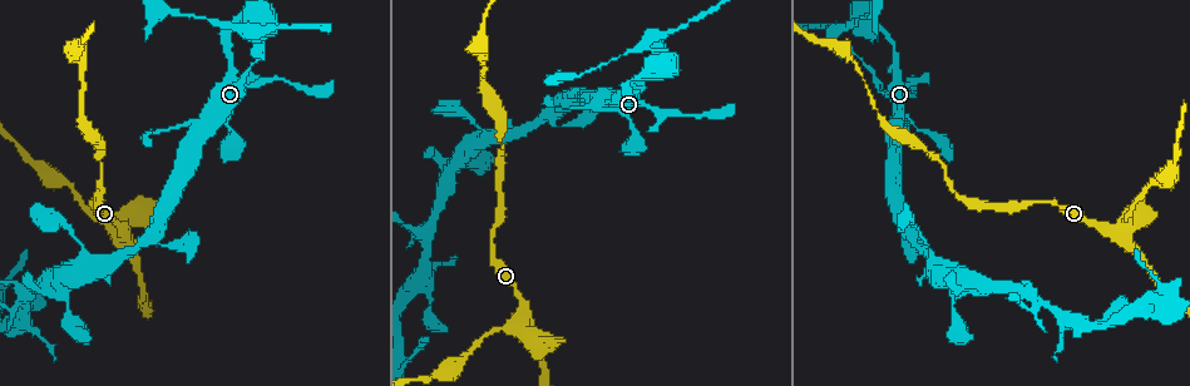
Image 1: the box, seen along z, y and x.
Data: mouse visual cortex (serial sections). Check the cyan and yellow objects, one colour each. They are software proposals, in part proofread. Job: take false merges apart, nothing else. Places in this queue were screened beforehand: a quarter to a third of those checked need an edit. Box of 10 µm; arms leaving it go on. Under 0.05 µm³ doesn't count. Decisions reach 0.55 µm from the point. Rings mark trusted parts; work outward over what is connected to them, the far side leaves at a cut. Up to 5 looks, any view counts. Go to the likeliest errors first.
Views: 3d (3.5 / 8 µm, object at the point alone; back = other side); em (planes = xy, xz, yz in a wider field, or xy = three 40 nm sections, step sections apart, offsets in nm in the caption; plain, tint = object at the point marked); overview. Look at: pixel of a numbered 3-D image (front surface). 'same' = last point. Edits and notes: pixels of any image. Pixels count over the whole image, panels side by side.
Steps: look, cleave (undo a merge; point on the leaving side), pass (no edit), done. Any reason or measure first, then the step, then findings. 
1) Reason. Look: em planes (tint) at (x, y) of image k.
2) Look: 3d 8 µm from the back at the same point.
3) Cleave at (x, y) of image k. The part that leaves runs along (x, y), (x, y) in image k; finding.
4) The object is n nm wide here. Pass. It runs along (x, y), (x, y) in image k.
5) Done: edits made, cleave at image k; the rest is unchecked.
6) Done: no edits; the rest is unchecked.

Small branch off a trunk. Look: 3d 3.5 µm at (843, 30) of image 1.

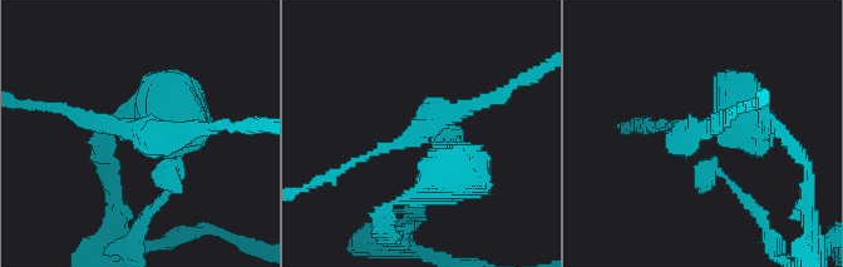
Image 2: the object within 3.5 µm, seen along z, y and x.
3 arms meet here; the arms are 150, 200, 500 nm wide; now the EM. Look: em xy step 5 (tint) at (138, 132) of image 2.

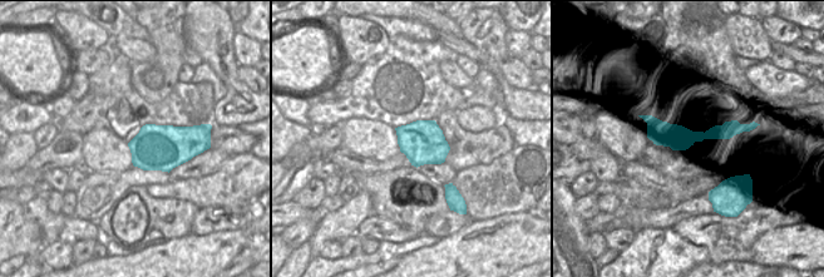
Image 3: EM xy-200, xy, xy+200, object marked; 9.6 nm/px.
Cleave at (462, 108) of image 2. The part that leaves runs along (427, 139), (415, 133), (319, 178) in image 2; a second cell is stuck on.

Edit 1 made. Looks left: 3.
Look: overview.

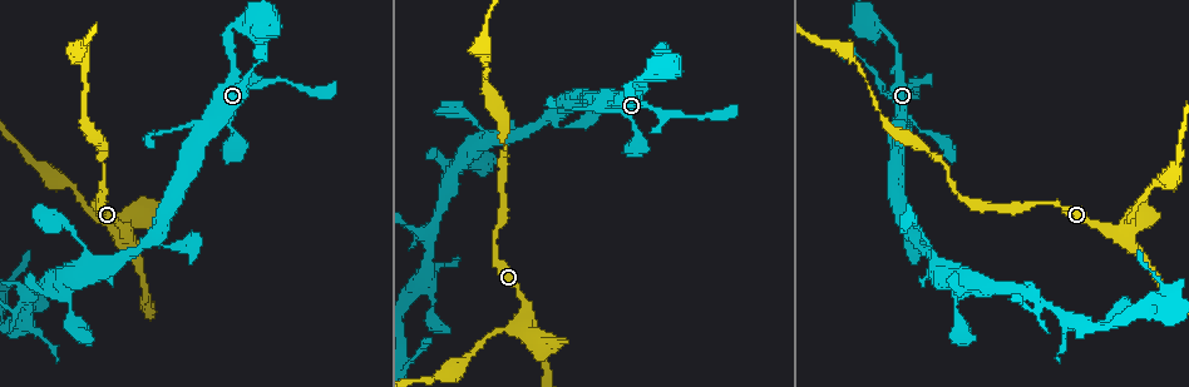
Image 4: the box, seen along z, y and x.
Look: 3d 3.5 µm at (922, 232) of image 4.

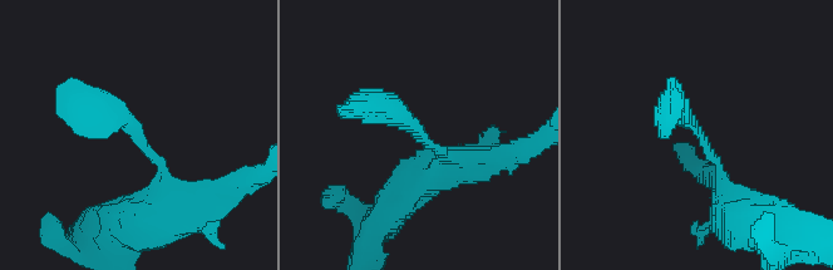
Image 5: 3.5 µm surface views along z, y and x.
The arms are 200, 400 nm wide; now the EM. Look: em xy step 5 (tint) at (422, 139) of image 5.

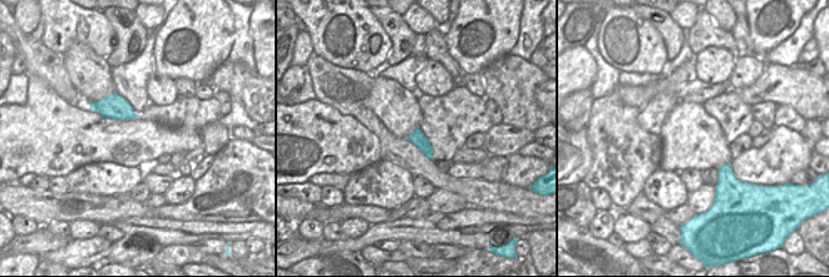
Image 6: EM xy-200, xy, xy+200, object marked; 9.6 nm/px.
Pass. Continuous, no second cell.

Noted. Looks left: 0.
Done: edits made, cleave at image 2; the rest is unchecked.

